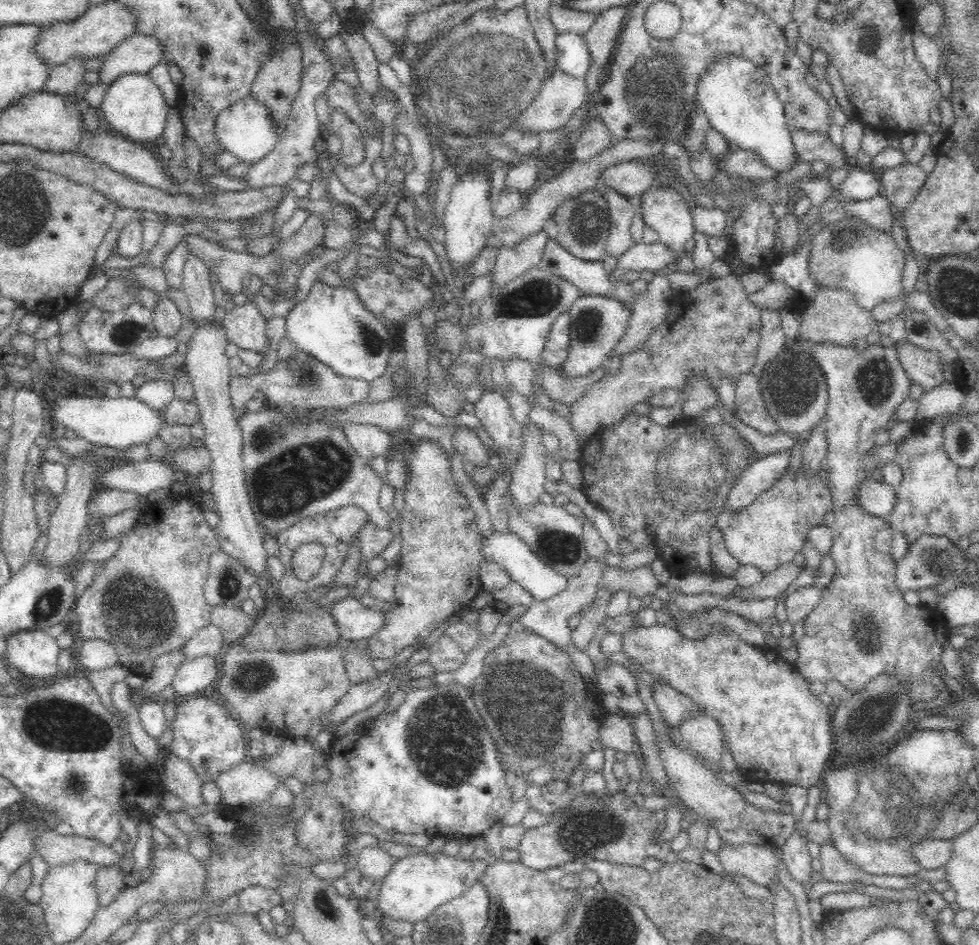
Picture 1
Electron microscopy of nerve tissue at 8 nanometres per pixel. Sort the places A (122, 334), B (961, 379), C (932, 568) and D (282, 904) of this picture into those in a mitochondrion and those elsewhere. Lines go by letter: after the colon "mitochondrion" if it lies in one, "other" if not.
A: mitochondrion
B: other
C: mitochondrion
D: other

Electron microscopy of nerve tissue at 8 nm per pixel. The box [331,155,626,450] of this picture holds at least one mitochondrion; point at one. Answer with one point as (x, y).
(535, 299)

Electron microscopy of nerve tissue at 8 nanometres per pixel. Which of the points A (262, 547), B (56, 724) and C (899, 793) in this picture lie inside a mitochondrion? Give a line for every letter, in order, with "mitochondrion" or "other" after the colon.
A: other
B: mitochondrion
C: mitochondrion

